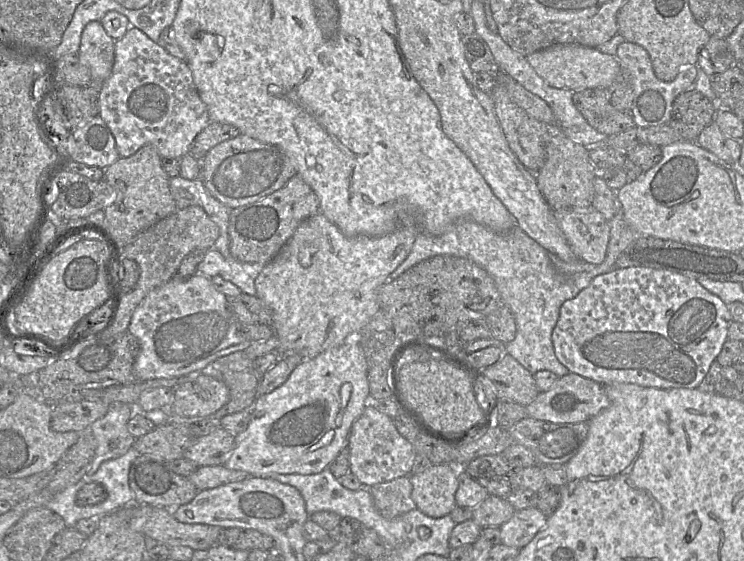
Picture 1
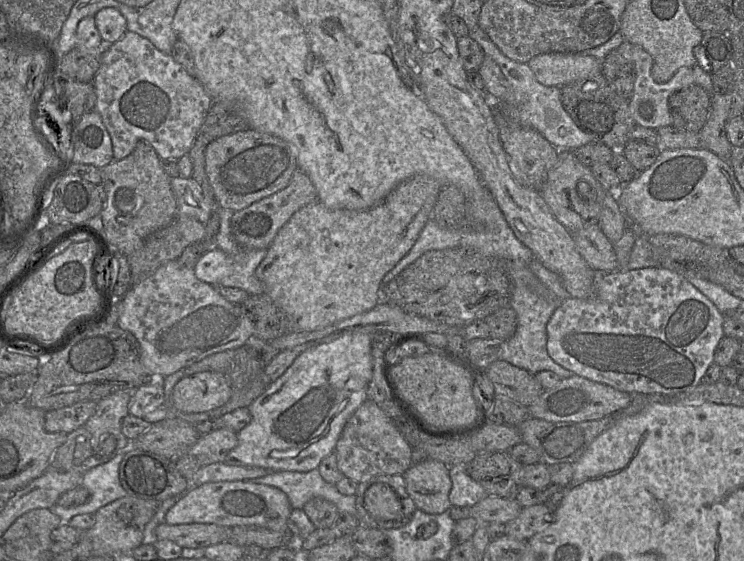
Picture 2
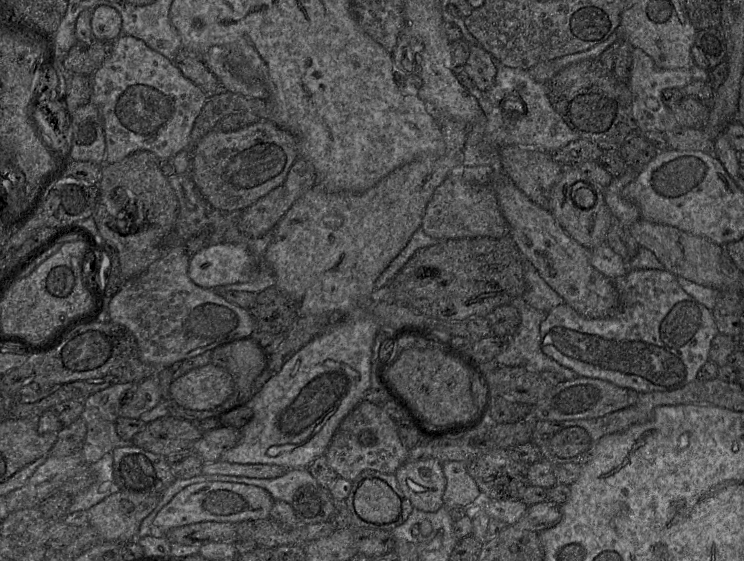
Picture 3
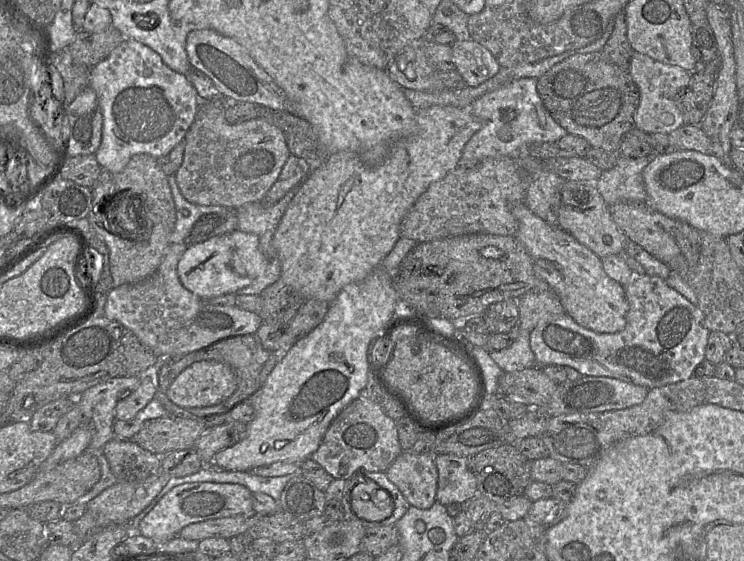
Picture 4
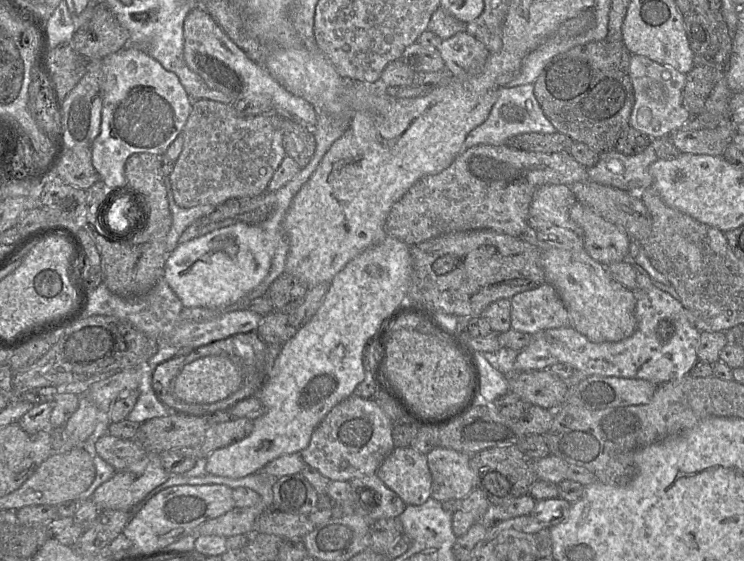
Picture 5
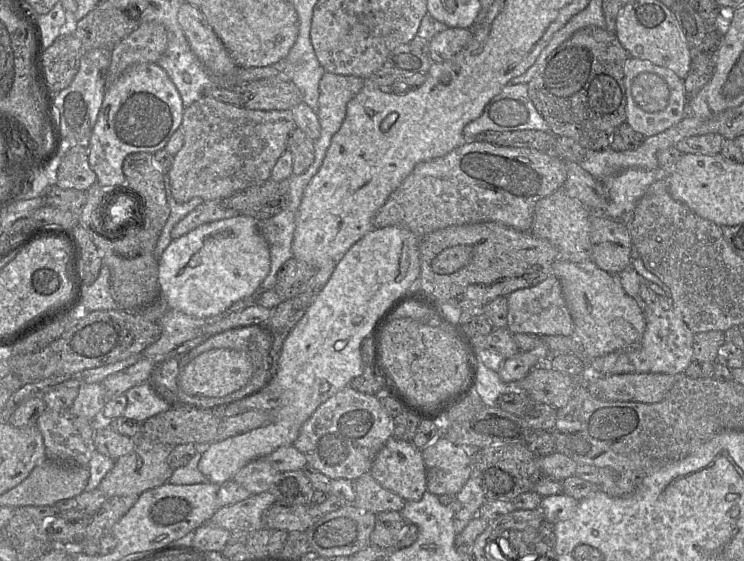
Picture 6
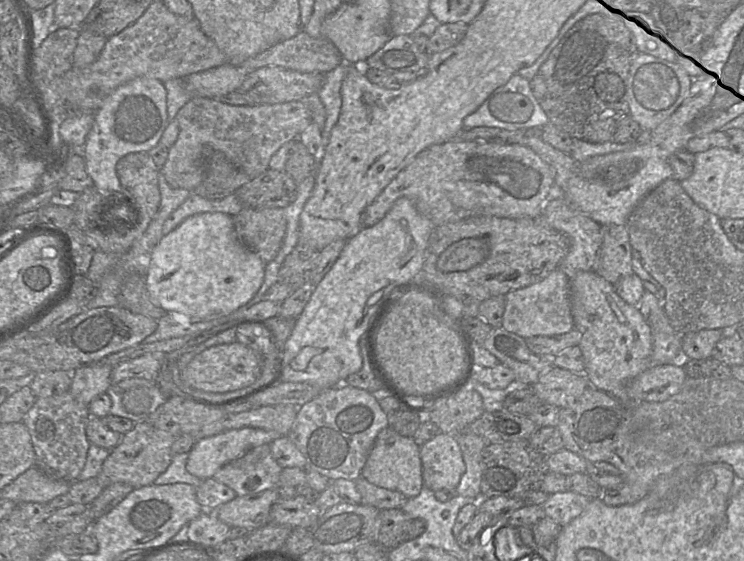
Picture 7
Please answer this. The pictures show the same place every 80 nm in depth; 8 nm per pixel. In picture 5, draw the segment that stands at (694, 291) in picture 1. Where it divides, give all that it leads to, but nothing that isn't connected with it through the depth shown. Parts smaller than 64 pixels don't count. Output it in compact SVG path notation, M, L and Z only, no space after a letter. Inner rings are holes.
M654 285L645 290L636 289L635 299L637 328L629 338L619 342L593 343L571 326L543 330L533 334L529 345L519 352L514 363L514 372L547 370L553 364L563 363L587 376L642 379L657 385L689 375L698 360L700 331L690 322L680 300Z

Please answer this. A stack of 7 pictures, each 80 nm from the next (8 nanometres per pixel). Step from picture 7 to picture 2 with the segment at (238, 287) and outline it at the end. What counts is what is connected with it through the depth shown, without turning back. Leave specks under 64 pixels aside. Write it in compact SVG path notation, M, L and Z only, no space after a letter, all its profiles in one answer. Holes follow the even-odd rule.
M213 248L201 256L193 269L195 276L200 281L217 285L232 273L232 259L222 250Z

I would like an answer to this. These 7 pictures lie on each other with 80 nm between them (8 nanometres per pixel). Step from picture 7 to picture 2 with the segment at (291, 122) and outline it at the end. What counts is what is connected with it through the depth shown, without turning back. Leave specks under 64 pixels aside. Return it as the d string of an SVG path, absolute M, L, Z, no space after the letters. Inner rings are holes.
M251 128L214 139L205 148L205 172L214 197L220 207L232 211L284 189L297 168L296 153L290 143Z

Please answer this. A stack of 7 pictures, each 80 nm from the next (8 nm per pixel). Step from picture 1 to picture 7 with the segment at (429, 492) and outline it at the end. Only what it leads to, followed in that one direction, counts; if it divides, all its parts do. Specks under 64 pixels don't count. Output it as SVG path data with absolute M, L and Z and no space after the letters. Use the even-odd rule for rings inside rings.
M389 426L384 428L376 437L361 477L378 487L400 492L407 498L417 496L424 486L419 446L412 437L401 436Z

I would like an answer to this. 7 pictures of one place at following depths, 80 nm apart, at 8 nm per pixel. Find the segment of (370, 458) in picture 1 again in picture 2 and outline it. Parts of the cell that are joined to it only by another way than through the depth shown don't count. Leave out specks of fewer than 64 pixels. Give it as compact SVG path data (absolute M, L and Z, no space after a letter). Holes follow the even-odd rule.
M366 399L349 417L334 451L342 474L356 483L375 475L402 475L411 465L412 447L399 430L372 400Z

